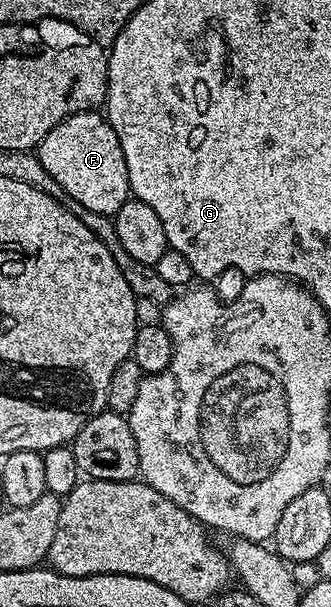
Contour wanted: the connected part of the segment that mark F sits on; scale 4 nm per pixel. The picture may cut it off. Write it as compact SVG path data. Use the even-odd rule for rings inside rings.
M84 111L67 117L55 125L47 137L43 137L43 141L35 148L35 153L43 169L47 169L47 173L59 181L62 192L75 197L75 201L91 209L91 213L112 217L131 198L127 161L123 161L119 137L115 137L115 129L111 129L104 114Z

